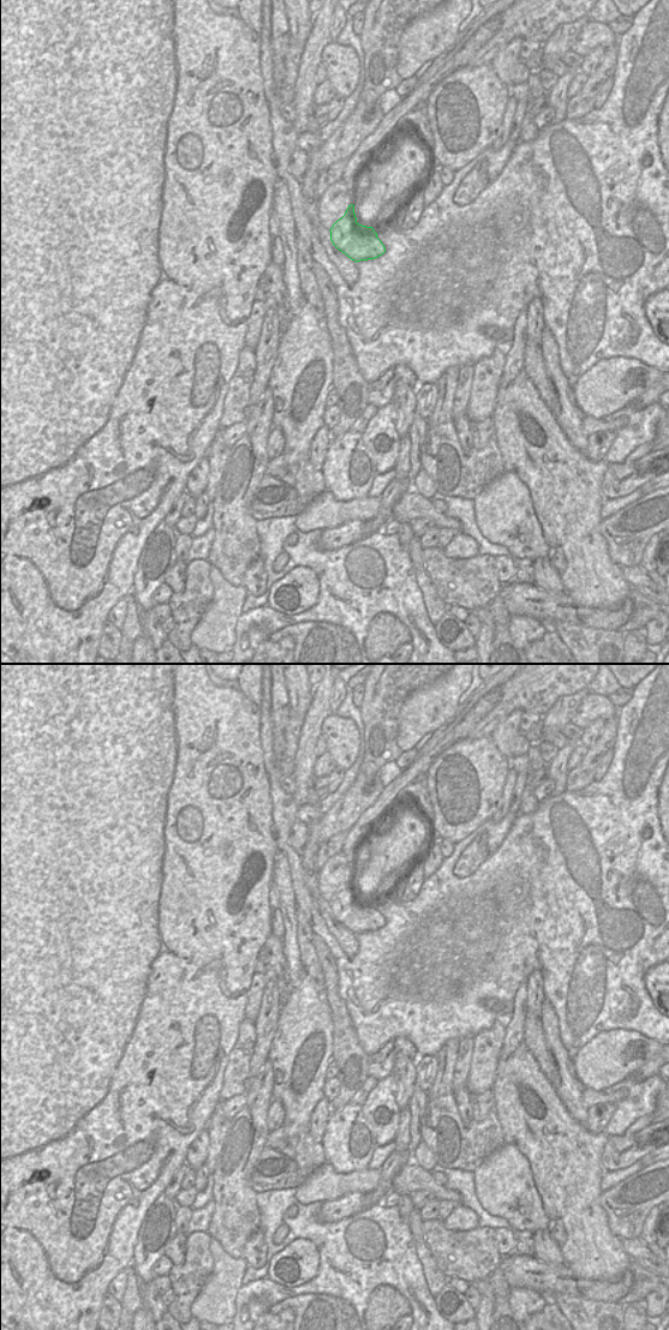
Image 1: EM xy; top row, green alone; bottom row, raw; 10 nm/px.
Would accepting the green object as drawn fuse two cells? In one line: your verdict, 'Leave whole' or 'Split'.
Split

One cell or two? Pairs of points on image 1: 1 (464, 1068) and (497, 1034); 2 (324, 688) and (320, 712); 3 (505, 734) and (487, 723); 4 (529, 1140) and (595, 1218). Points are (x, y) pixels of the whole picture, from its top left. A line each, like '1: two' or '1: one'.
1: two
2: one
3: two
4: one

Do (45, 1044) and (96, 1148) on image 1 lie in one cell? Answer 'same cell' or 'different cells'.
same cell

